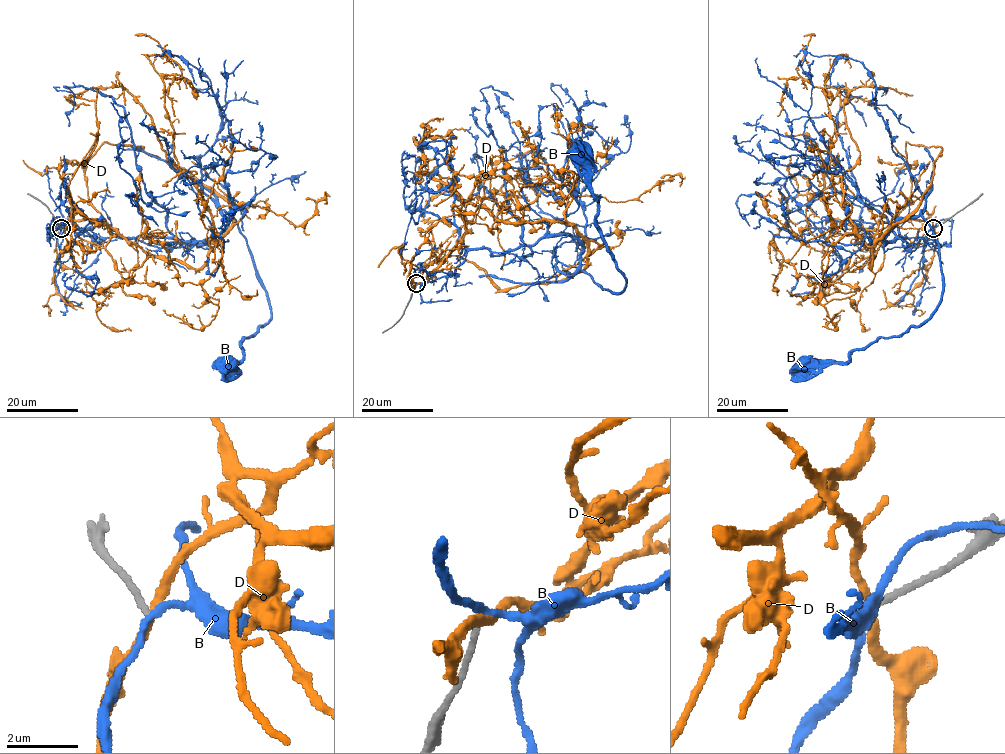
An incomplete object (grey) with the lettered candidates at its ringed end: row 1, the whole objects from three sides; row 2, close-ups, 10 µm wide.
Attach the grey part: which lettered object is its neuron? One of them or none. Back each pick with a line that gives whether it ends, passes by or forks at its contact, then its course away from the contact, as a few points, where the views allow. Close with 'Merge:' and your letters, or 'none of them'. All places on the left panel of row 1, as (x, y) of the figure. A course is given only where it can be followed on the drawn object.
Merge: none of them

